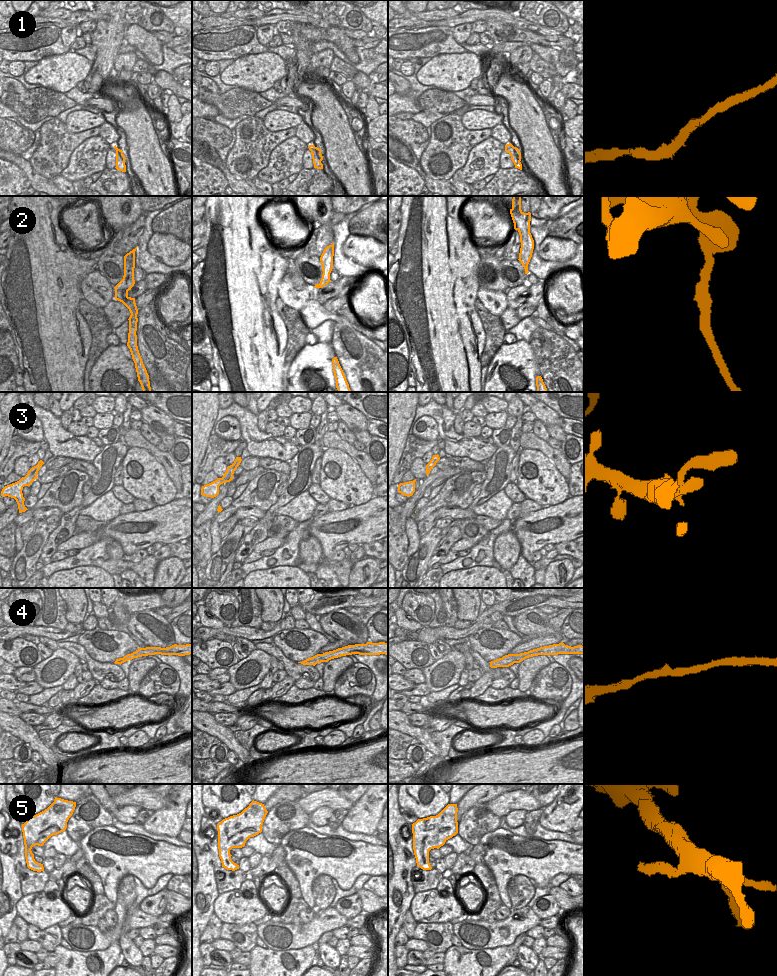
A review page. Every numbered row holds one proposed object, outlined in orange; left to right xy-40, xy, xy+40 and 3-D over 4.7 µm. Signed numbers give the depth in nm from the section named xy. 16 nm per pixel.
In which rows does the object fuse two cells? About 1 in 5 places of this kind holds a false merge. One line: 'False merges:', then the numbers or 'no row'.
False merges: 2

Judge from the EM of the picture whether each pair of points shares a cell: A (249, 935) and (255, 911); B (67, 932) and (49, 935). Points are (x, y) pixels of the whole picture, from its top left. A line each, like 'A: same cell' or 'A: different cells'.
A: different cells
B: different cells

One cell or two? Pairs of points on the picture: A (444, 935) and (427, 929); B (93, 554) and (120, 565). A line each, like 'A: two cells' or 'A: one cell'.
A: one cell
B: two cells

